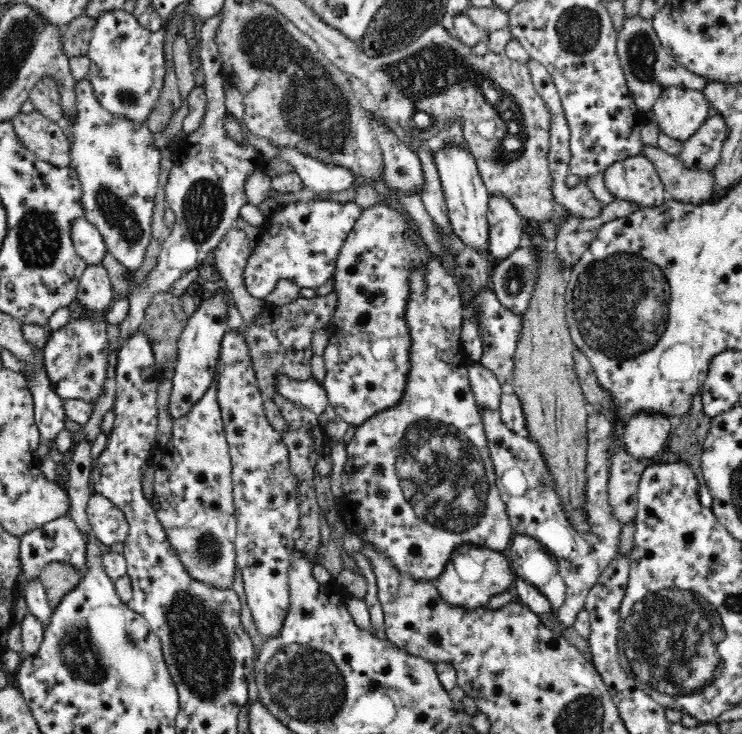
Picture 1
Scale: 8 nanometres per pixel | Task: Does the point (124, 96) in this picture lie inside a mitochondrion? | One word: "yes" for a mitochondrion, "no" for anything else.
yes

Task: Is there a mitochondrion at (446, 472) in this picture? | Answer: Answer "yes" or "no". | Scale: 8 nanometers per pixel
yes

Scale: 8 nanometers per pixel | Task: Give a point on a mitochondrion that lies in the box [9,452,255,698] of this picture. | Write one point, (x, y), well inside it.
(79, 655)

